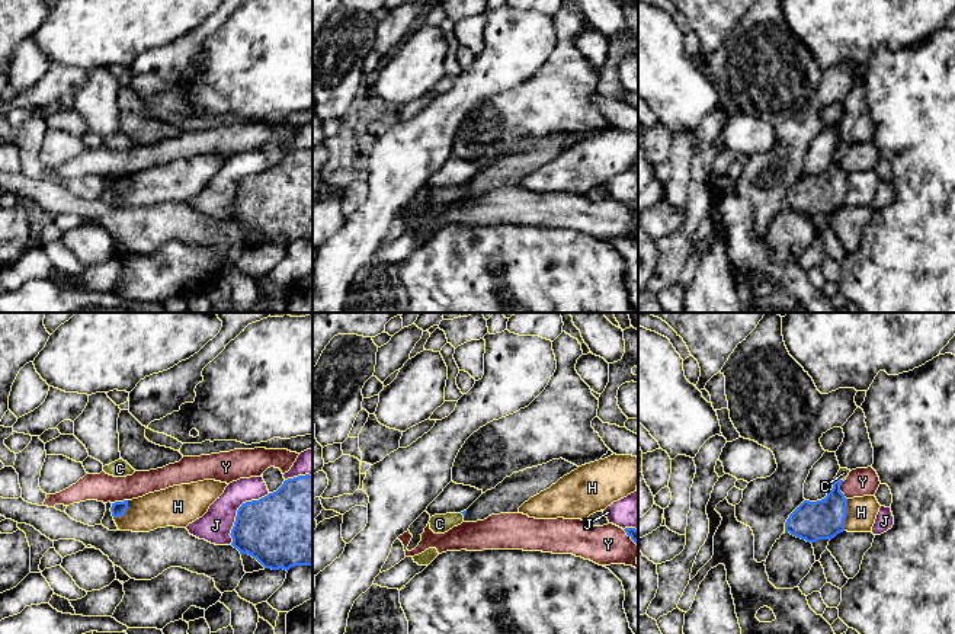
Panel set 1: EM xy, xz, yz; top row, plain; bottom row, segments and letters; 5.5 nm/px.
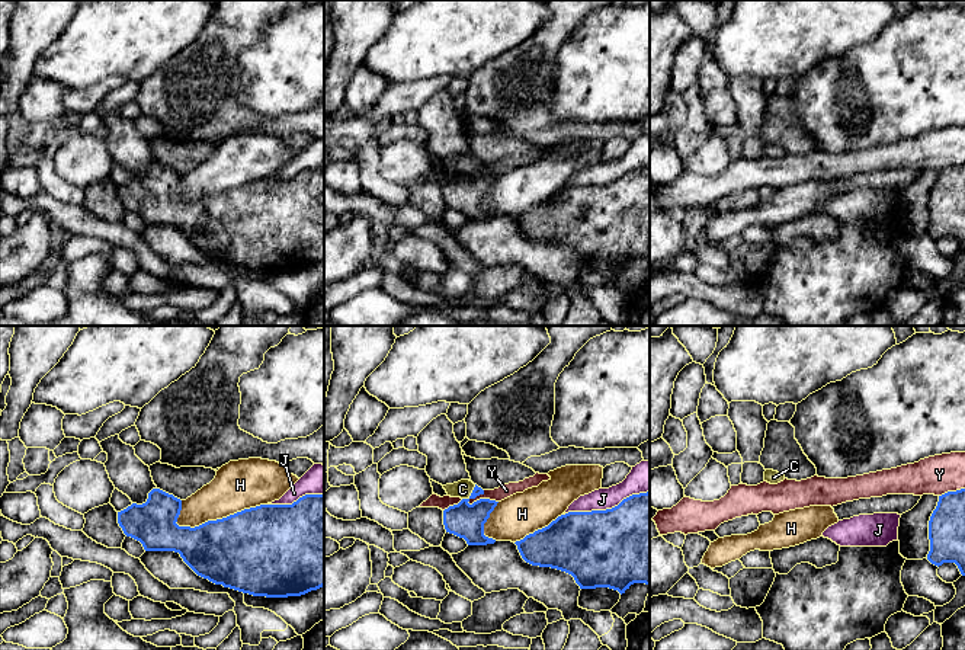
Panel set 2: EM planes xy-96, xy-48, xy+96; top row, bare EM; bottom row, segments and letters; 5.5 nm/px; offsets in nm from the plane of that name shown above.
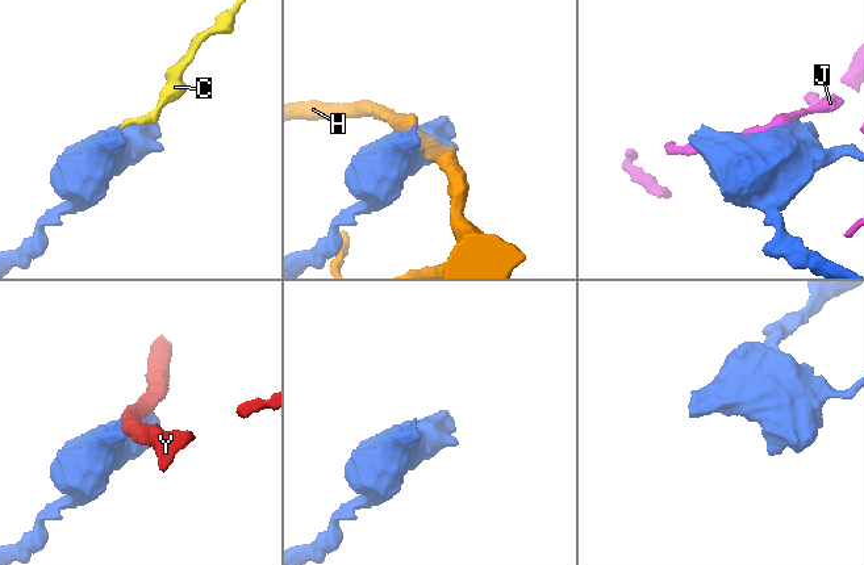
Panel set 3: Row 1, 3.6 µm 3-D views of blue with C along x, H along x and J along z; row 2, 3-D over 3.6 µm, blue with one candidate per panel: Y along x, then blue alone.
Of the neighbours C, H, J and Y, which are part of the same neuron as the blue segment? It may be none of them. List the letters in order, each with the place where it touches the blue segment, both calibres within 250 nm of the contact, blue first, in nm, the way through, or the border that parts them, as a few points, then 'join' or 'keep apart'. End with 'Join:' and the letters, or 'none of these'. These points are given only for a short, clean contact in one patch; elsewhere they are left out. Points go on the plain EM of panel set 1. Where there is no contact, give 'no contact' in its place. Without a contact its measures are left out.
C: meets blue in yz at (839, 153); 220 nm thick on the blue side, 60 nm on the other; runs through yz (823, 194), (835, 178), (839, 153), (843, 147); join
H: meets blue in yz at (845, 189); 220 nm thick on the blue side, 170 nm on the other; keep apart
J: meets blue in xy at (237, 185); 400 nm thick on the blue side, 180 nm on the other; keep apart
Y: meets blue in yz at (839, 165); 220 nm thick on the blue side, 160 nm on the other; keep apart
Join: C

